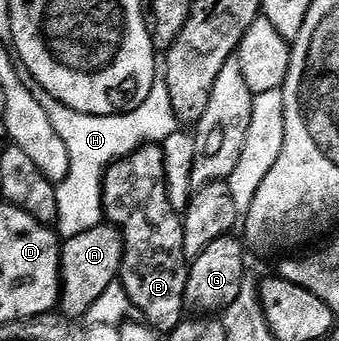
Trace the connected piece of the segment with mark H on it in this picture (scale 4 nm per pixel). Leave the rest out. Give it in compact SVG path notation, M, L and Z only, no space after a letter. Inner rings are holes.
M156 81L143 104L137 109L126 111L124 115L86 115L69 109L41 86L36 86L34 93L53 129L57 129L57 137L65 141L65 149L69 151L69 173L55 189L57 231L64 240L68 240L104 222L103 175L108 167L118 159L133 154L138 147L161 145L174 131L180 130L181 124L173 113L169 89L163 81Z

